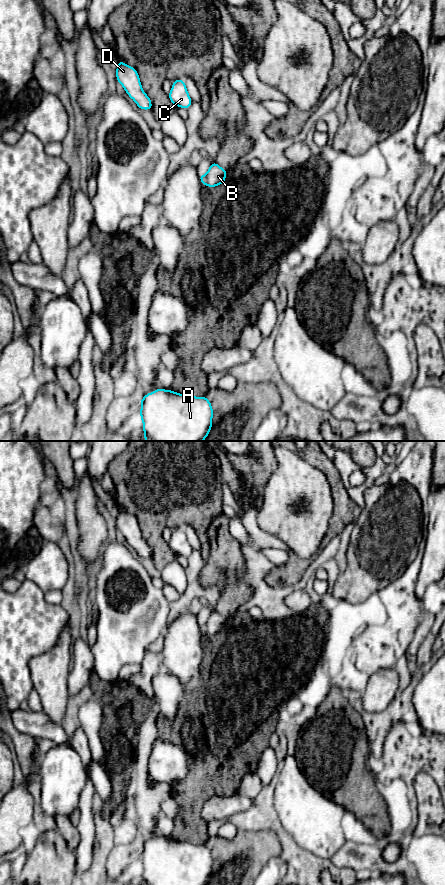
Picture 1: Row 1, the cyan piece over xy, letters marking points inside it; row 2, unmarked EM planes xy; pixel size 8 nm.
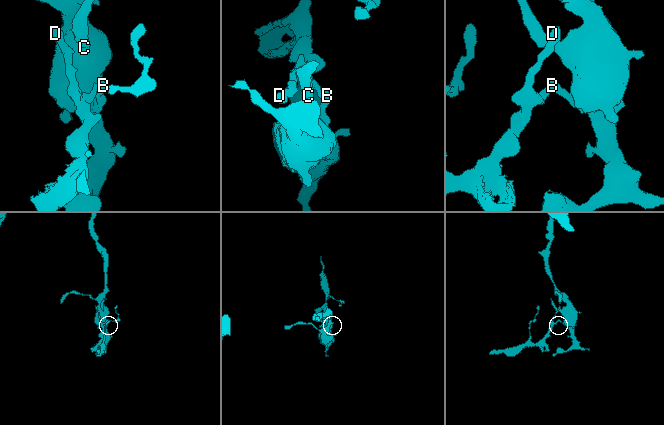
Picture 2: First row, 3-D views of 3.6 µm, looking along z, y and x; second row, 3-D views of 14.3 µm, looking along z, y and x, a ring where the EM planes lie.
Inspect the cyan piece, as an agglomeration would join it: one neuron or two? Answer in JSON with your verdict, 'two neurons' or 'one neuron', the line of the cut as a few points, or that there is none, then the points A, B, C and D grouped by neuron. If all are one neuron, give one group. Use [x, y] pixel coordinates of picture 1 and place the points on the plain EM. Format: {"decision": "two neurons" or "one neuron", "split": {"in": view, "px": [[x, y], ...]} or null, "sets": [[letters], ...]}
{"decision": "two neurons", "split": {"in": "xy", "px": [[206, 623], [206, 628], [203, 632]]}, "sets": [["A", "B", "C"], ["D"]]}

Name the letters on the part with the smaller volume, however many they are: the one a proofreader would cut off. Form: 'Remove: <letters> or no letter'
Remove: D

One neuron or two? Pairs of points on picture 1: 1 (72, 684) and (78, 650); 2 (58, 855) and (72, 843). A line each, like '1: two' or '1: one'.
1: one
2: two

